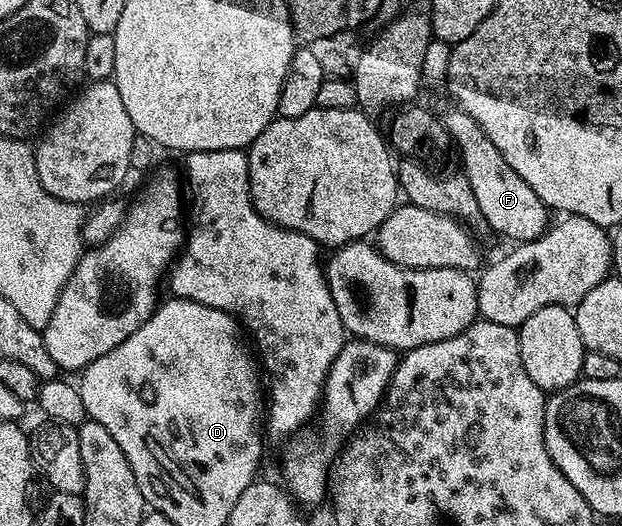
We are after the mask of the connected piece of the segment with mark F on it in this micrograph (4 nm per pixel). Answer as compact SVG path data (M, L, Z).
M453 104L450 110L440 111L441 123L447 128L452 145L461 153L460 169L471 184L471 192L475 192L475 200L479 203L479 212L483 212L483 220L490 231L510 238L510 243L520 244L535 240L545 233L551 225L551 211L548 206L535 196L531 184L503 160L503 152L491 144L491 136L467 116L461 107Z

